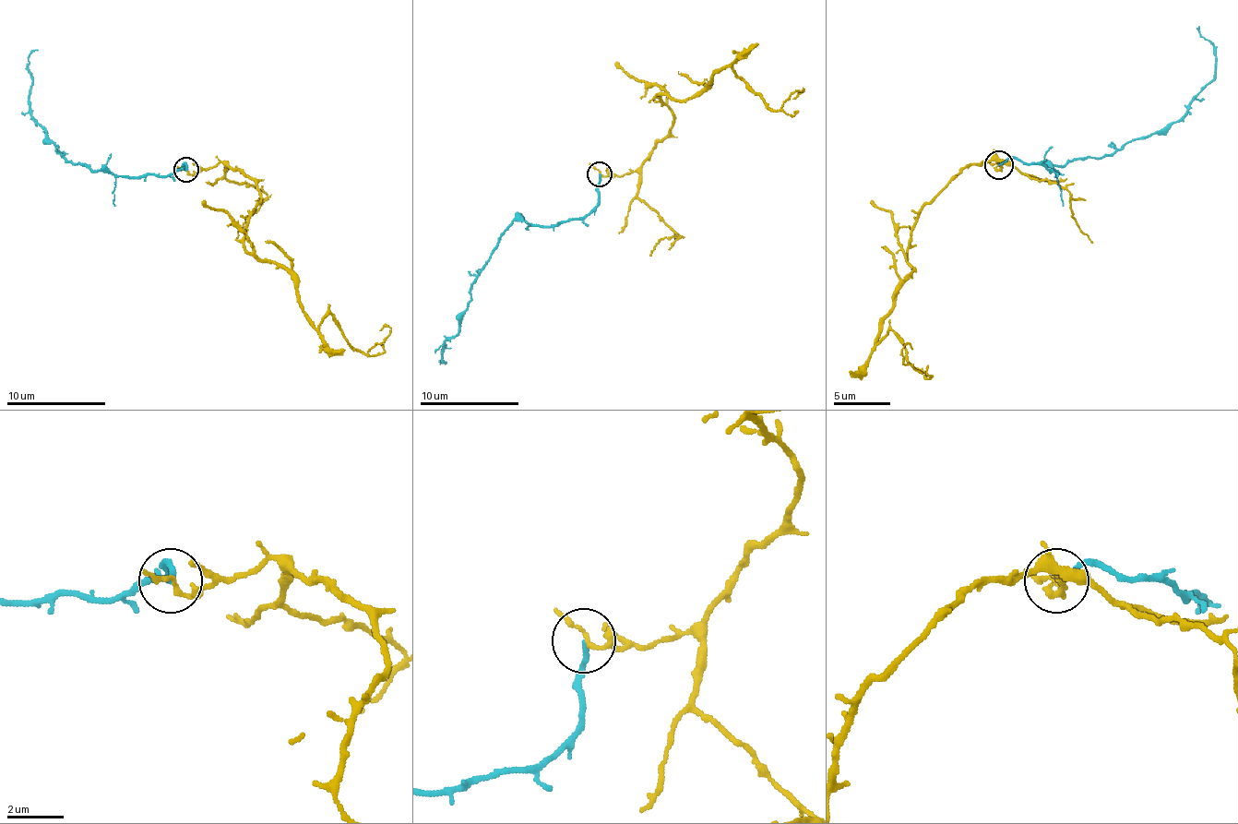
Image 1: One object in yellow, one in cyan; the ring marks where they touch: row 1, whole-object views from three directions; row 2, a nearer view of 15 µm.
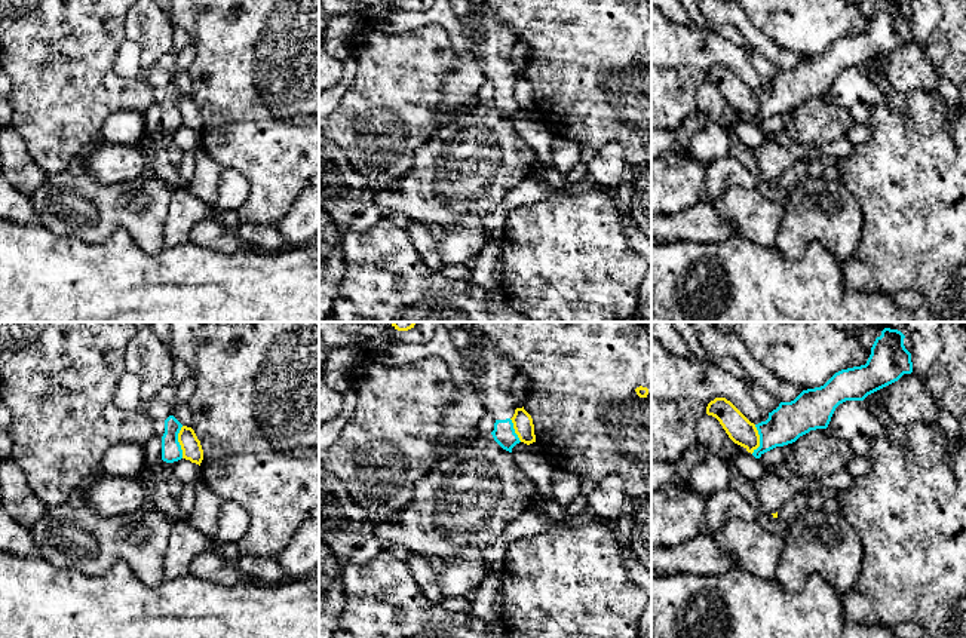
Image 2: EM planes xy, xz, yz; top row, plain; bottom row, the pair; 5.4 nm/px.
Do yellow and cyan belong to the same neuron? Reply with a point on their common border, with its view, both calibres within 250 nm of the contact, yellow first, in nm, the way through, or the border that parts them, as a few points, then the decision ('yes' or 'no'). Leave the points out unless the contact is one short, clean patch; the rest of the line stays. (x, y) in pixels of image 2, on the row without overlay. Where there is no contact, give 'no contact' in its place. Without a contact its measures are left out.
xy (178, 109) | 110/110 nm | along xy (183, 94), (178, 101), (181, 125) | no

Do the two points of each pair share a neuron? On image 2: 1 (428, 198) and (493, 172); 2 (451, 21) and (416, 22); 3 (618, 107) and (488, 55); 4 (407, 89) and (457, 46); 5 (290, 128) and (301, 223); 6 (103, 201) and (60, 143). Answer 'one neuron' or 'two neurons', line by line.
1: one neuron
2: one neuron
3: two neurons
4: two neurons
5: two neurons
6: two neurons

